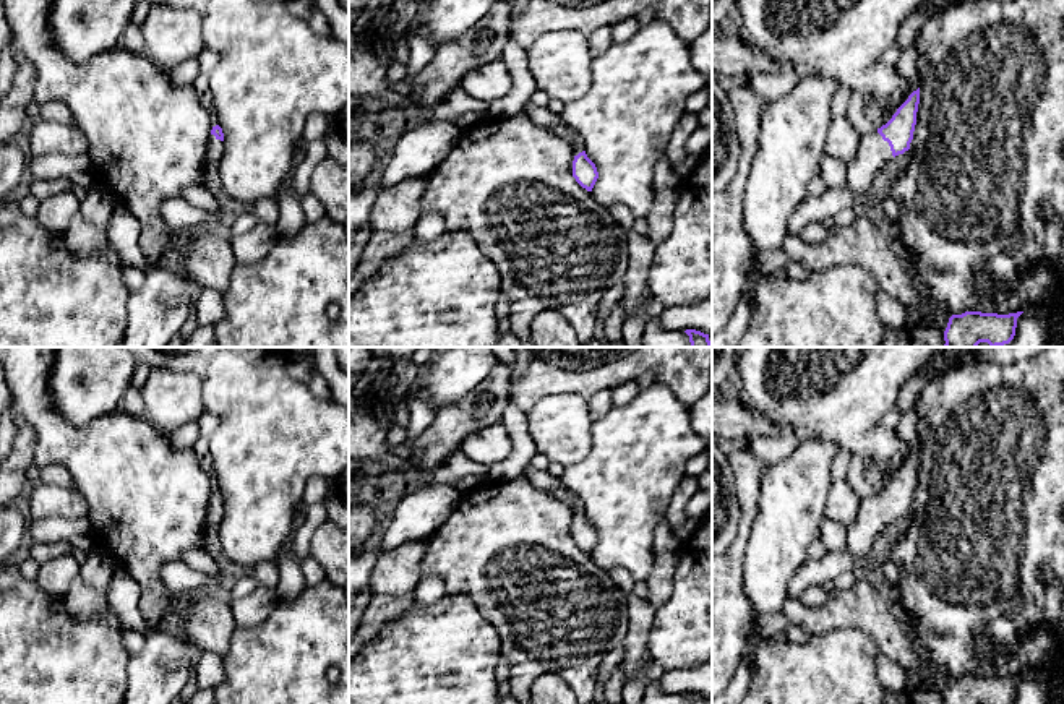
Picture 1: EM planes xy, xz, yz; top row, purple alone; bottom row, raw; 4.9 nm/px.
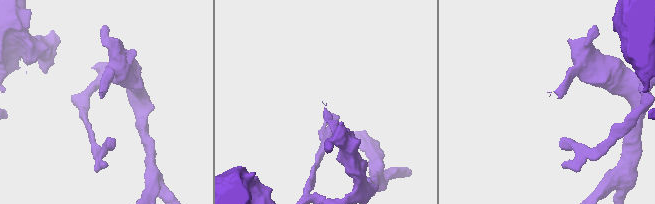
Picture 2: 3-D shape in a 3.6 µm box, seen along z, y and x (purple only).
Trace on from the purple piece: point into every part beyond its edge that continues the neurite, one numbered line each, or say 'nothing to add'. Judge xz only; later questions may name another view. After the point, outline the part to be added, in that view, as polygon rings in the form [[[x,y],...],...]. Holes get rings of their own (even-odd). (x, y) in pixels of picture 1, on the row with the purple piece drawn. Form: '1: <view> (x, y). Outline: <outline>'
1: xz (562, 128). Outline: [[[556,122],[548,125],[547,128],[566,140],[573,146],[574,156],[584,151],[584,140],[579,138],[568,123]]]

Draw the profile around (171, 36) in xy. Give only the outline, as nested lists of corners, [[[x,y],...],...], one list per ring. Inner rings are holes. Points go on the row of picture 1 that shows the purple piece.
[[[149,6],[141,34],[141,50],[169,71],[206,47],[203,19],[191,8]]]

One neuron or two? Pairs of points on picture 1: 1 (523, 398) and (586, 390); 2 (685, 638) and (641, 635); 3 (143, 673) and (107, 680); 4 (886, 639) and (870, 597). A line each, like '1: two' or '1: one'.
1: one
2: two
3: two
4: one

